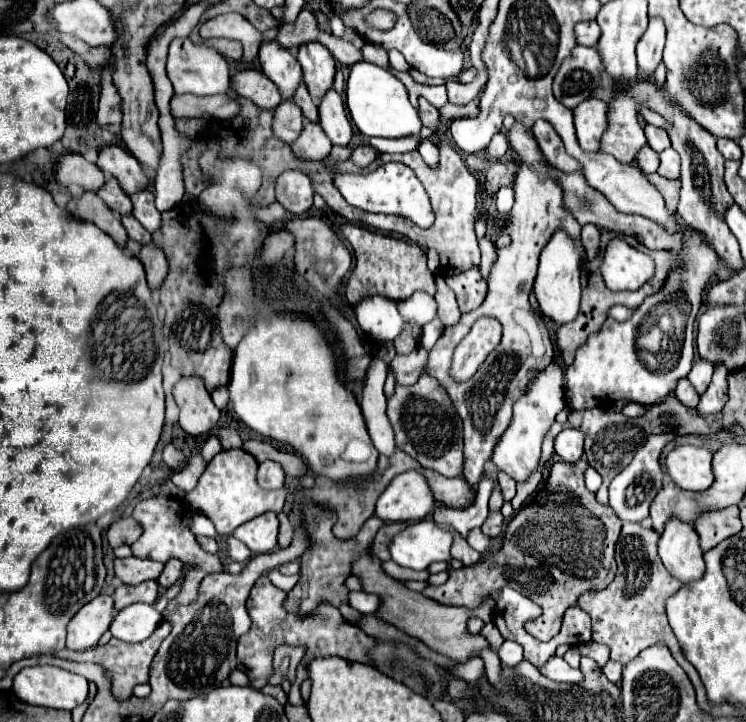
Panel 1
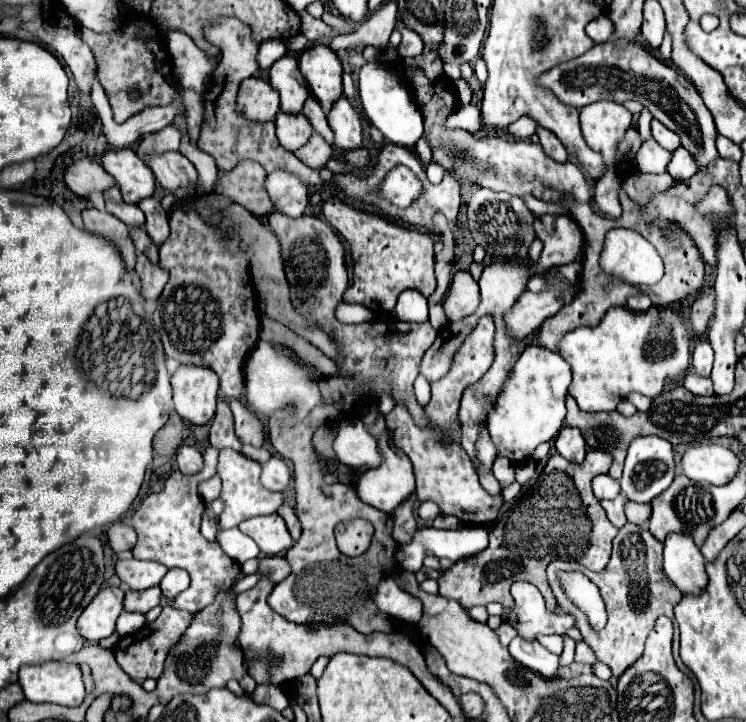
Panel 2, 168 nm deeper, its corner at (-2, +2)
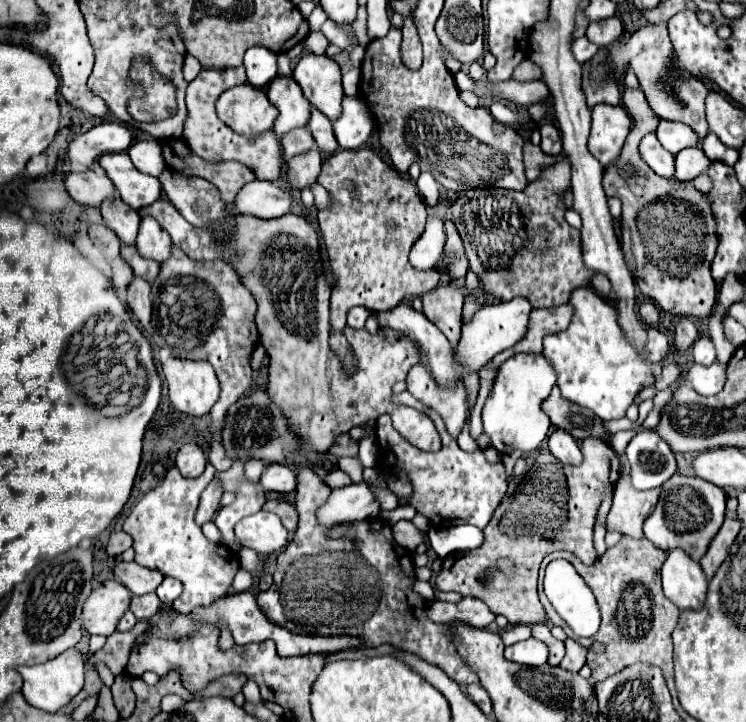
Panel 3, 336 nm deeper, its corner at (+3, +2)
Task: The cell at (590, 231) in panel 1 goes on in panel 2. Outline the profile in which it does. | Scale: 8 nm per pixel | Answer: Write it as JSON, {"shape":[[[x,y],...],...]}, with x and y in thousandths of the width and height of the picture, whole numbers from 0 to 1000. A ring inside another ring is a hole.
{"shape":[[[816,231],[811,245],[806,245],[806,251],[798,253],[798,284],[803,287],[803,292],[819,302],[828,302],[834,296],[834,287],[830,278],[830,248],[827,248],[827,234]]]}

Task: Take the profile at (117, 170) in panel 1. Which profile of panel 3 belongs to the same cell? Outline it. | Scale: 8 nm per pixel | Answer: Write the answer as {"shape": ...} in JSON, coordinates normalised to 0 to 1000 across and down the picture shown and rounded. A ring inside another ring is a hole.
{"shape":[[[145,212],[134,217],[137,234],[150,248],[164,278],[177,289],[190,289],[204,284],[214,273],[214,251],[204,242],[188,240],[172,212]]]}

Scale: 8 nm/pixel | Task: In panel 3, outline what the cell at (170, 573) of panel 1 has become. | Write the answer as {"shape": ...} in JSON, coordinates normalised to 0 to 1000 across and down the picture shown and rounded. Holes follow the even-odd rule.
{"shape":[[[220,799],[217,810],[209,816],[209,824],[214,827],[220,841],[228,841],[233,835],[233,830],[239,830],[244,821],[244,807],[233,799]]]}

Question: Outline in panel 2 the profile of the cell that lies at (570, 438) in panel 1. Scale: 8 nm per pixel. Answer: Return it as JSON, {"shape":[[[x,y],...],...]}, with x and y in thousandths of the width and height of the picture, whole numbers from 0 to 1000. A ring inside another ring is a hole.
{"shape":[[[755,591],[752,600],[744,605],[744,622],[749,630],[755,630],[760,639],[779,641],[787,627],[784,608],[779,605],[776,594],[768,591]]]}

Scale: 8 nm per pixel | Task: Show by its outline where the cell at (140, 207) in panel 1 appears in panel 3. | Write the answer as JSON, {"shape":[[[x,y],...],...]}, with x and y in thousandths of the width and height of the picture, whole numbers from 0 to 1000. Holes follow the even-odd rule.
{"shape":[[[193,298],[188,306],[188,320],[185,320],[185,334],[182,334],[188,353],[217,364],[228,353],[228,339],[231,339],[231,334],[228,334],[225,323],[220,317],[214,317],[212,306]]]}

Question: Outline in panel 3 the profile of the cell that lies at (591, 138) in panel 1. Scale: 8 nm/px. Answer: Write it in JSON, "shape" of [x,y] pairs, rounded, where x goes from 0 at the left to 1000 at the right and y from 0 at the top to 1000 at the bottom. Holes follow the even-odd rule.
{"shape":[[[796,145],[788,209],[812,231],[828,220],[845,181],[845,157],[834,145]]]}

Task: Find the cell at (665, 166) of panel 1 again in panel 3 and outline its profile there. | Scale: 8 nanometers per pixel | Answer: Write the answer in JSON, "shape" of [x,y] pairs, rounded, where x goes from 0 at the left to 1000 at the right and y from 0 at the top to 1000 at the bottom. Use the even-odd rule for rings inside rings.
{"shape":[[[922,204],[906,215],[906,240],[909,251],[925,251],[936,245],[944,234],[949,234],[952,220],[938,204]]]}

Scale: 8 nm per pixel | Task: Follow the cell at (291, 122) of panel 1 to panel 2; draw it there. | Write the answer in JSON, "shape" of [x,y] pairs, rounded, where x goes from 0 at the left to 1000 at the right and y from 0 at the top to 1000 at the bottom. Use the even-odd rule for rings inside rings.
{"shape":[[[374,154],[369,173],[371,173],[374,198],[385,209],[398,209],[401,204],[406,204],[420,184],[420,176],[414,173],[412,162],[403,157],[401,159],[385,159],[385,157]]]}

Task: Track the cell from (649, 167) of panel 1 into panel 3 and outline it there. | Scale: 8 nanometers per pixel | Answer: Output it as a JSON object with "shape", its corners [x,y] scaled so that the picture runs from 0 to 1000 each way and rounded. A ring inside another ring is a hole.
{"shape":[[[869,184],[858,195],[858,217],[885,245],[901,245],[903,242],[903,215],[890,209],[890,204],[885,204],[885,198],[882,198],[877,184]]]}

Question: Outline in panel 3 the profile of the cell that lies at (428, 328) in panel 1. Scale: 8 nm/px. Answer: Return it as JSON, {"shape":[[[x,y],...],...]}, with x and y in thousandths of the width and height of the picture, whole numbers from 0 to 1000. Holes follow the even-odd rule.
{"shape":[[[566,240],[566,242],[560,245],[560,251],[558,251],[558,259],[560,259],[560,265],[566,267],[568,281],[571,281],[576,289],[582,289],[582,287],[587,284],[587,267],[590,267],[590,259],[587,259],[587,253],[582,251],[582,245],[579,245],[576,240]]]}

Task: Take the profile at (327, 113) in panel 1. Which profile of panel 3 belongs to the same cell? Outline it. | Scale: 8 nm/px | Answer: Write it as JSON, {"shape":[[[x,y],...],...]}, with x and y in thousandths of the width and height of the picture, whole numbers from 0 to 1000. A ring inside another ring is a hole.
{"shape":[[[461,134],[458,159],[445,170],[445,179],[458,206],[477,206],[493,195],[501,173],[480,134]]]}

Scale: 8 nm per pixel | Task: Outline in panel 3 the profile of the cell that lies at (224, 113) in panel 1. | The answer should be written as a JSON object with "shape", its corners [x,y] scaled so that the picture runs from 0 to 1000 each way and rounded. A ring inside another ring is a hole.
{"shape":[[[145,168],[145,170],[123,176],[113,187],[102,190],[91,204],[91,215],[94,215],[97,226],[107,226],[107,229],[118,231],[134,215],[172,209],[174,201],[177,201],[177,184],[166,173]]]}

